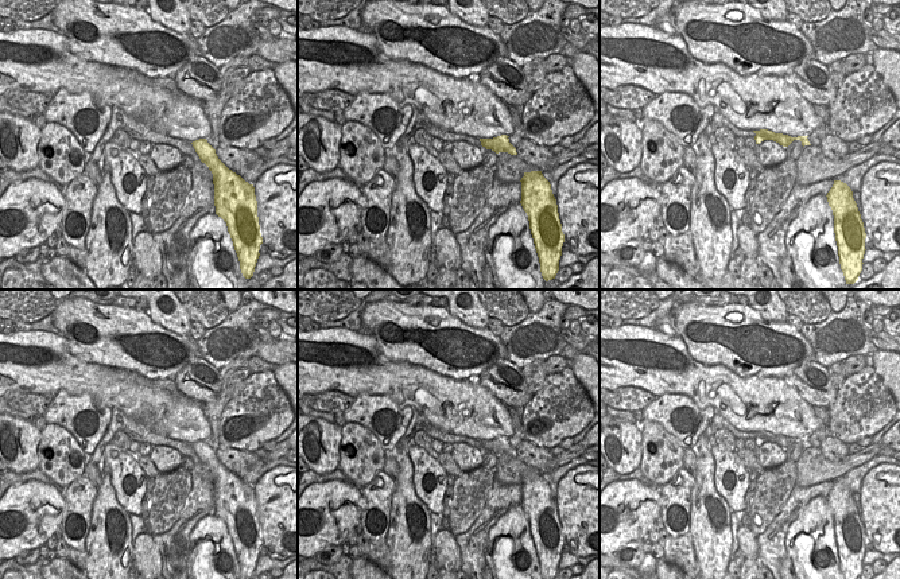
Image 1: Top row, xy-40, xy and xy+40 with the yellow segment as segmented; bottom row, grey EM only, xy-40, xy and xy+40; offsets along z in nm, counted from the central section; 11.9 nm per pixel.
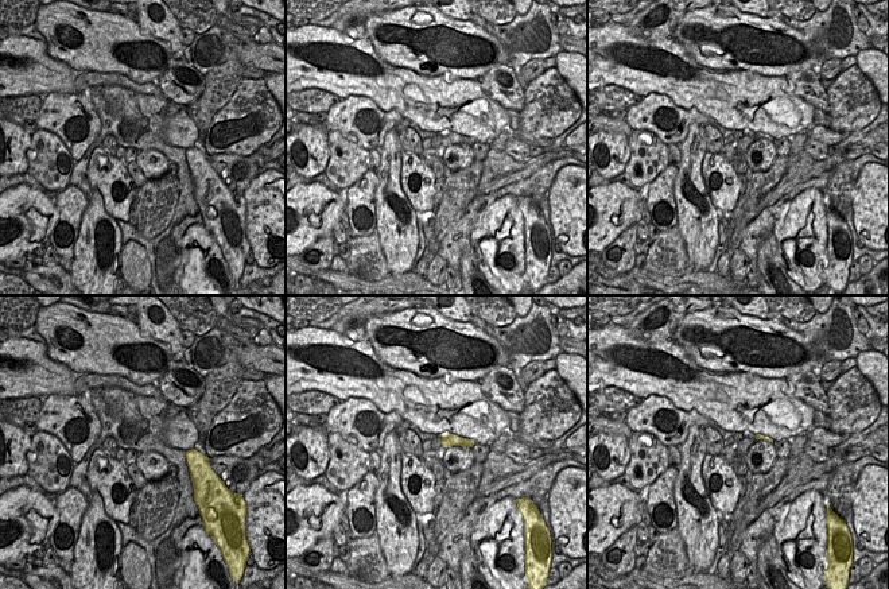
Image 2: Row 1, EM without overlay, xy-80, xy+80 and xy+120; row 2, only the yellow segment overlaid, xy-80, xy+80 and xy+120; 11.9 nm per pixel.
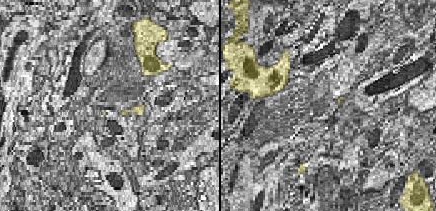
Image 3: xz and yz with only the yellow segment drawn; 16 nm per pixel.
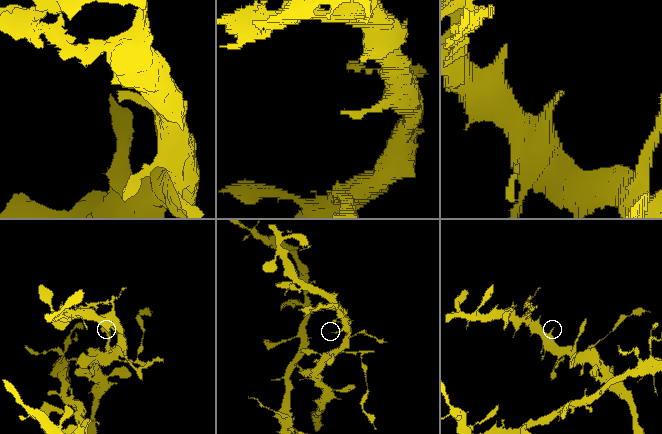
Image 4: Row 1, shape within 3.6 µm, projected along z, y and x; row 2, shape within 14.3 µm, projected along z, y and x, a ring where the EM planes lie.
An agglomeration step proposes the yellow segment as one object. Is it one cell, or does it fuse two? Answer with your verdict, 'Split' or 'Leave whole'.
Leave whole.

